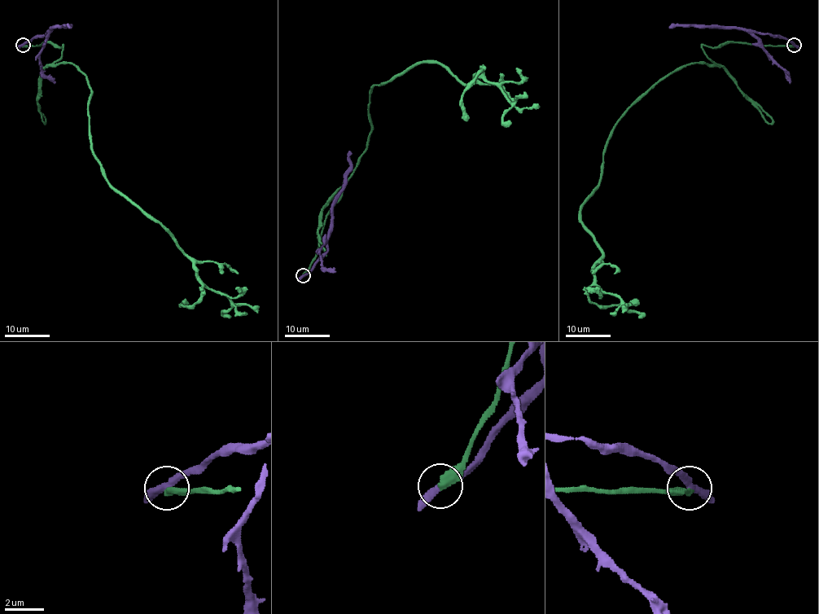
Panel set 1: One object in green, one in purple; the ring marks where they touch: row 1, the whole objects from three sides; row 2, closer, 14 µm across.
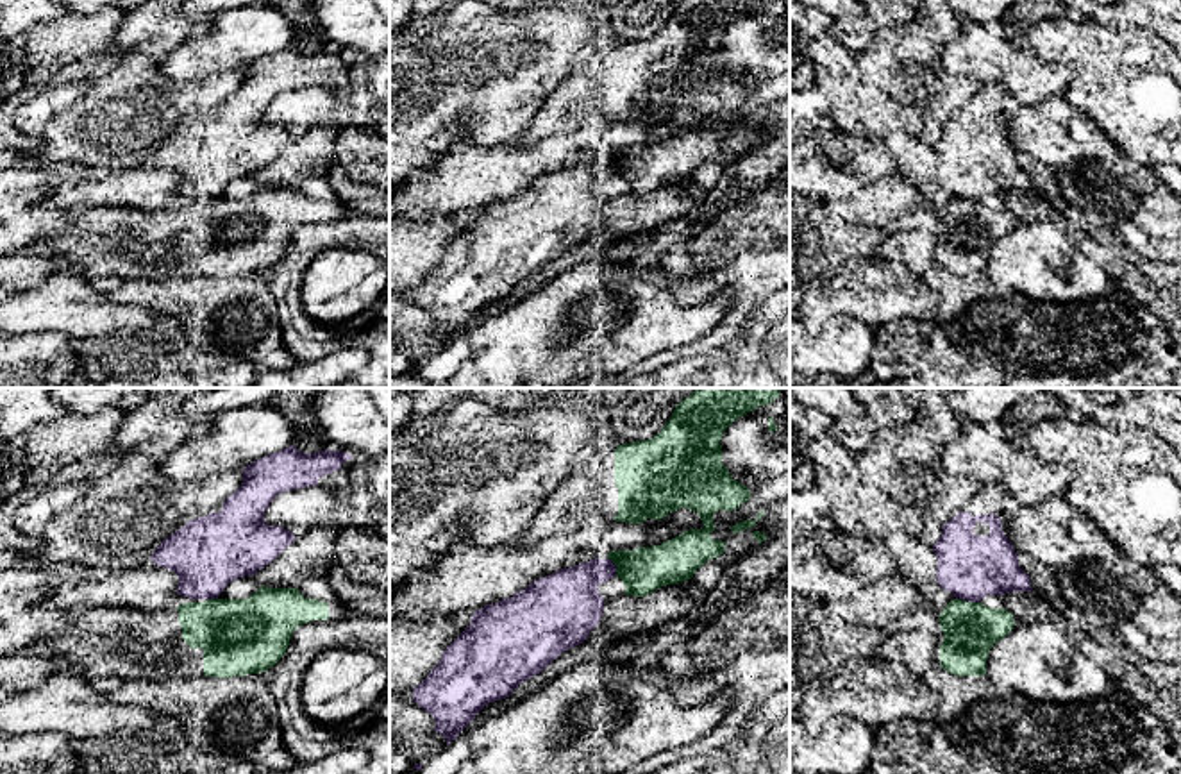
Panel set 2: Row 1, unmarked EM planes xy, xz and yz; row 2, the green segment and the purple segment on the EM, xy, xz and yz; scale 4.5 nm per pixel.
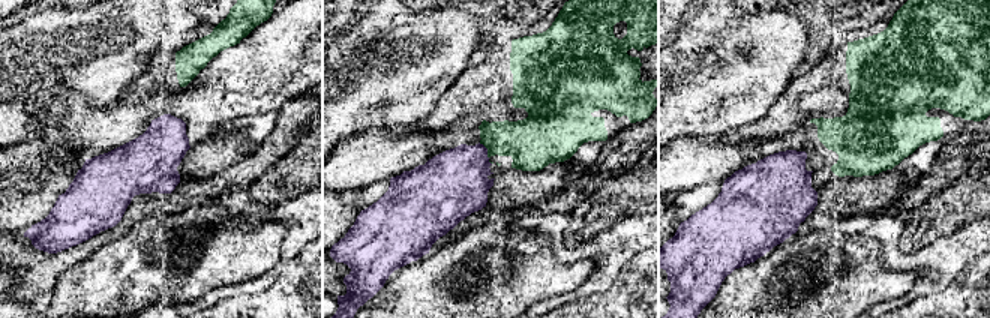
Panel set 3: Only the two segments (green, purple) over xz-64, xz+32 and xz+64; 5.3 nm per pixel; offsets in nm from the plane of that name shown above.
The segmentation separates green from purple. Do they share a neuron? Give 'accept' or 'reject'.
reject

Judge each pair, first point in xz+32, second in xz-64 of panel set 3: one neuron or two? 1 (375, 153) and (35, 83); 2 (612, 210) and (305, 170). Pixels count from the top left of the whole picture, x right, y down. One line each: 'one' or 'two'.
1: two
2: one

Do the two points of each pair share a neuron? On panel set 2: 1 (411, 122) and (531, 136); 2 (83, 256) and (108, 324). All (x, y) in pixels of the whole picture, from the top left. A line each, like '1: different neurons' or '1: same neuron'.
1: different neurons
2: different neurons

